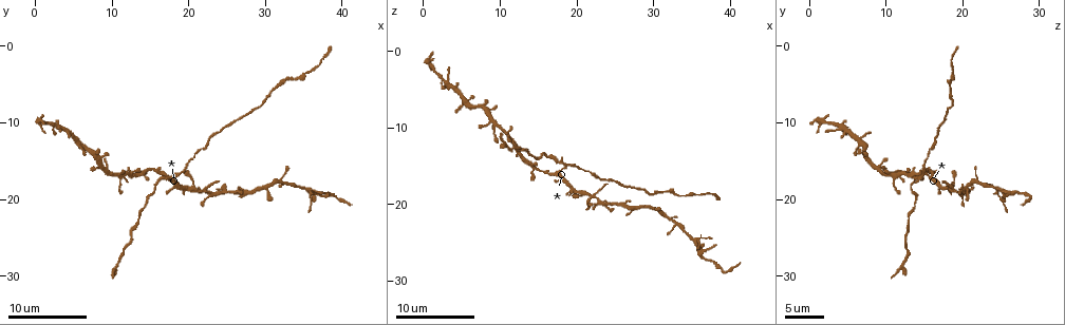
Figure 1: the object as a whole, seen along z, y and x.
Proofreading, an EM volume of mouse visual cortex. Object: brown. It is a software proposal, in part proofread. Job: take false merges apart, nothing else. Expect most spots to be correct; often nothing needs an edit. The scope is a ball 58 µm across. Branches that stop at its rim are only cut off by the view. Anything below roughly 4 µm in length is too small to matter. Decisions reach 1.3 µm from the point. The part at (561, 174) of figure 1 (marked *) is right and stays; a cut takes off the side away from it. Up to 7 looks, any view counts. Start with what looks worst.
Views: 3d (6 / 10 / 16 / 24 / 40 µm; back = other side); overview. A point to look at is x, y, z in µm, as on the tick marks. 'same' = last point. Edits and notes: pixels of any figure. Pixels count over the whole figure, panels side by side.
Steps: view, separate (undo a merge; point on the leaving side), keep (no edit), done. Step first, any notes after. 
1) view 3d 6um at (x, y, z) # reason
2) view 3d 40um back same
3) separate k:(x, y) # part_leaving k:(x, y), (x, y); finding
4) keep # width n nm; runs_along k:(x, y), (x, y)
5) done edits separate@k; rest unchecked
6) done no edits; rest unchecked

view 3d 6um at (32.0, 18.0, 21.5) # side arm on a straight run

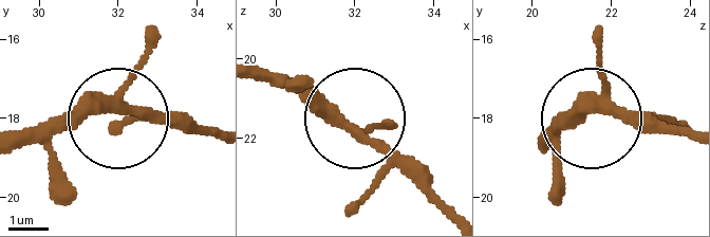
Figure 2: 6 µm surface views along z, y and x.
view 3d 6um back at (31.80, 17.65, 21.60)

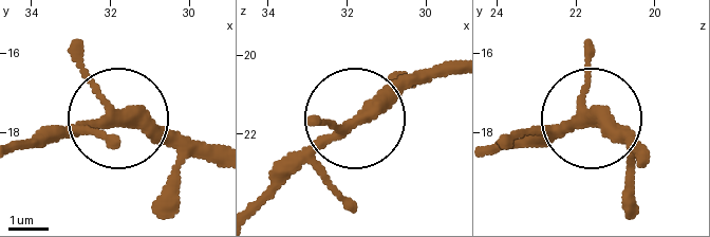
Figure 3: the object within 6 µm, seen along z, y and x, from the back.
keep # arms 3; one cell here

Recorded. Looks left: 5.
view 3d 10um at (36.0, 19.0, 27.0) # sudden change in width

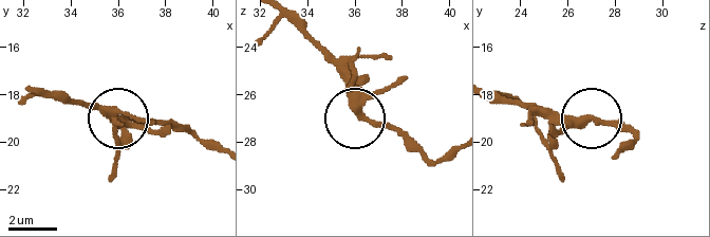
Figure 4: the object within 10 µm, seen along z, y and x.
keep # all the same cell

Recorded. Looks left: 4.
view 3d 6um at (28.0, 19.0, 20.5) # sudden change in width

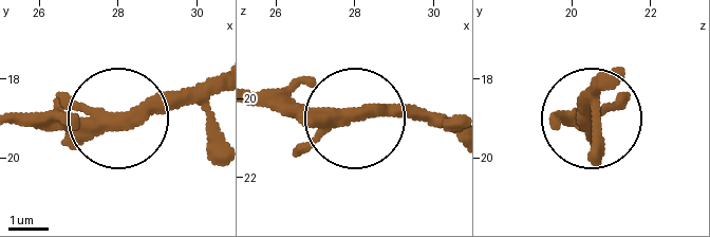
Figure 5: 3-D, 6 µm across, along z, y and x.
keep # runs_along 5:(18, 121), (139, 121), (217, 94); continuous, no second cell

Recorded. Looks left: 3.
done no edits; rest unchecked

